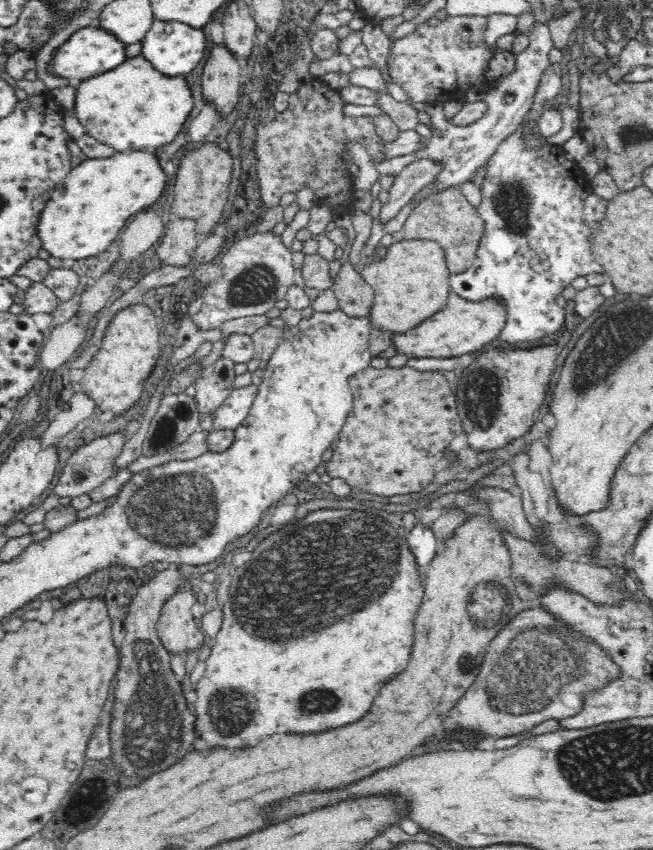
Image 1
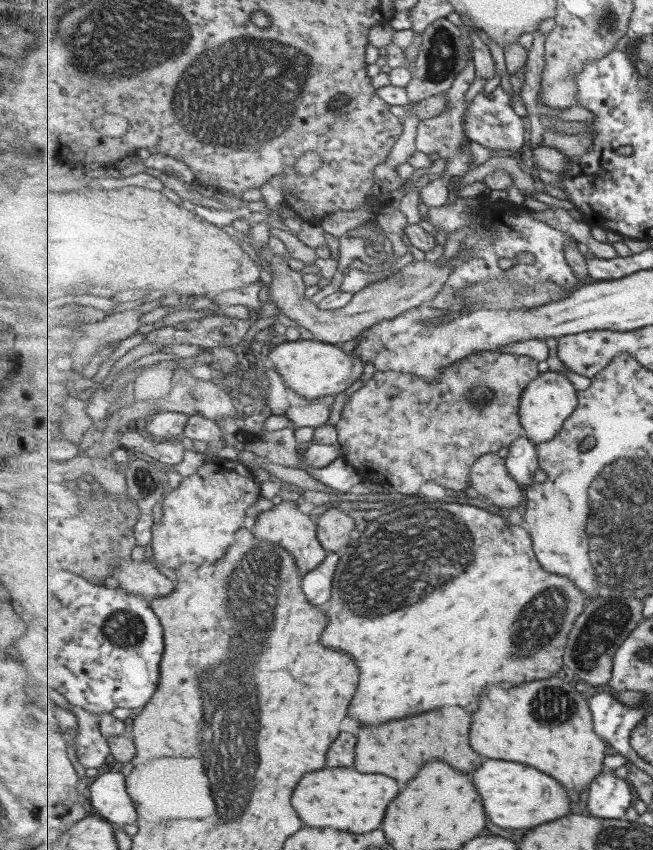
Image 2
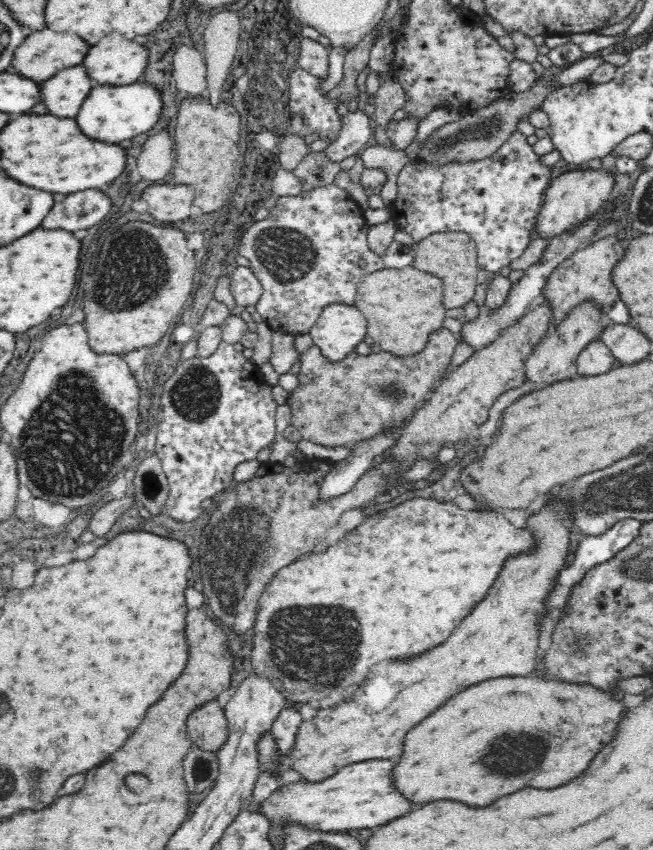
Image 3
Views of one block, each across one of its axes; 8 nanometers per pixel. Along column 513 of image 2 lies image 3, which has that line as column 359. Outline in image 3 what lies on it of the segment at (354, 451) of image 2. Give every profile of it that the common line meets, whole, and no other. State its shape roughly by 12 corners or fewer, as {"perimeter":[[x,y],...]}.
{"perimeter":[[457,338],[422,352],[299,353],[286,404],[334,448],[400,429],[444,380]]}

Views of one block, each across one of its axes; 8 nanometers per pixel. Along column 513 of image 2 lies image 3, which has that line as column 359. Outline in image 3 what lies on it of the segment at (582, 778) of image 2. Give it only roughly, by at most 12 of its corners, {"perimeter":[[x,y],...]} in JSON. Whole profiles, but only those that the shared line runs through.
{"perimeter":[[572,499],[528,518],[452,636],[376,664],[302,721],[289,764],[324,780],[392,760],[464,688],[534,670]]}

